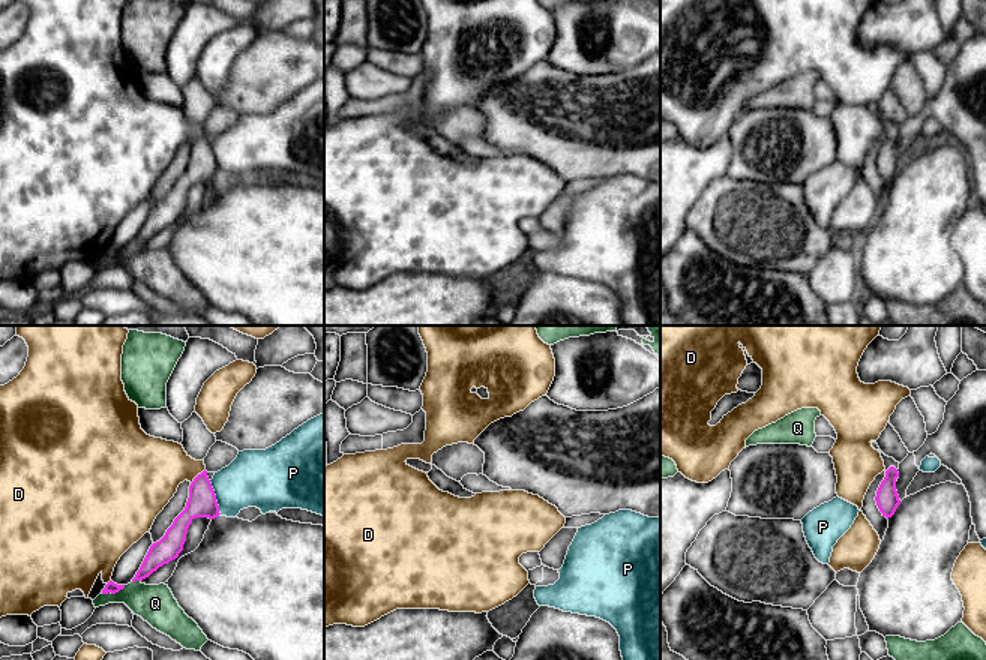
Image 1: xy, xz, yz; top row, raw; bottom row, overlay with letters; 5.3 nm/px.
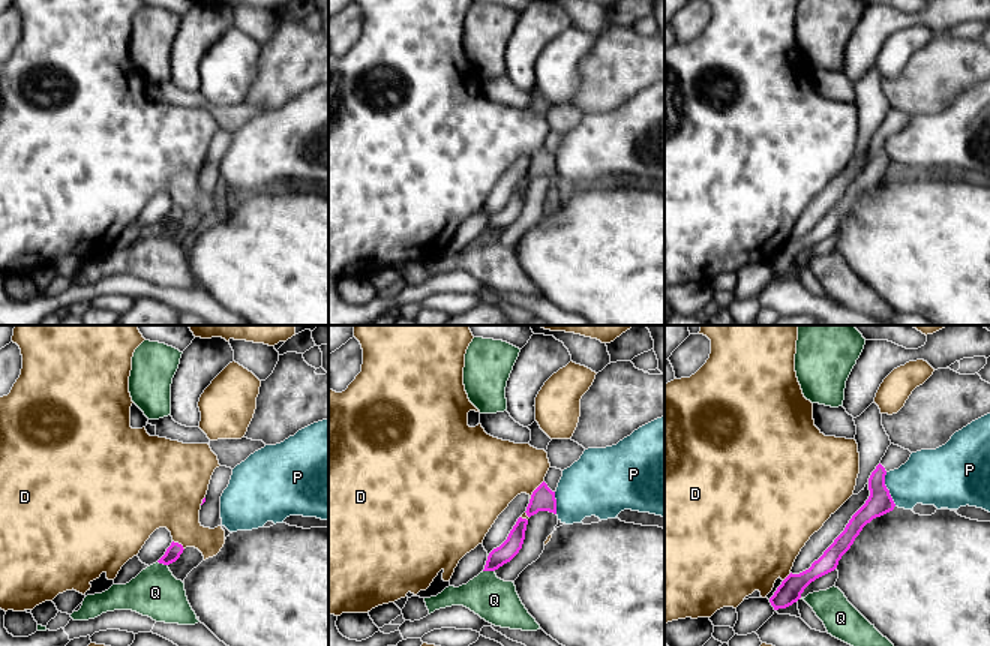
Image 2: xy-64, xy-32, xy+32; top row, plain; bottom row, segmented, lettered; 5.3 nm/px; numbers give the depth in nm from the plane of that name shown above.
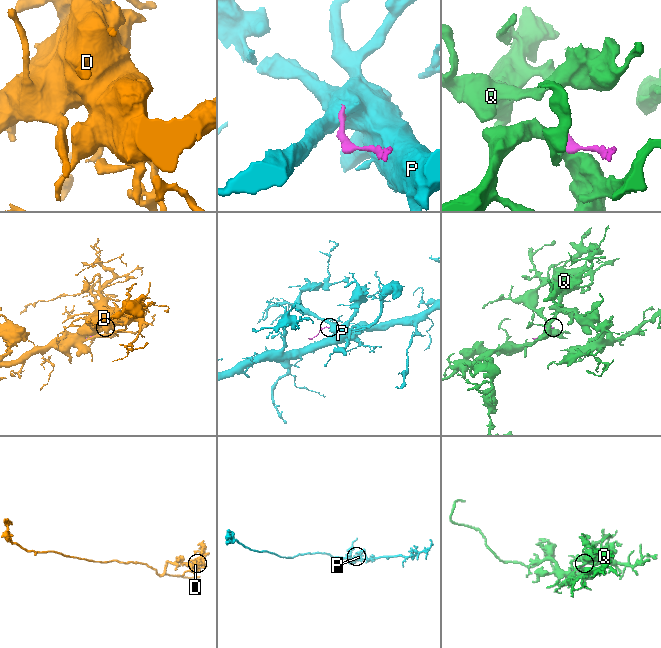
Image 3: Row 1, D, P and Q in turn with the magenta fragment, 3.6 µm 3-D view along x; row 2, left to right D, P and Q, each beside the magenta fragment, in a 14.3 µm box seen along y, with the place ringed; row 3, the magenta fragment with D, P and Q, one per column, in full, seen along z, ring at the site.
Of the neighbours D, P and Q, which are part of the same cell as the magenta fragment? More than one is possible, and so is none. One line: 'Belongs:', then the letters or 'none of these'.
Belongs: none of these

